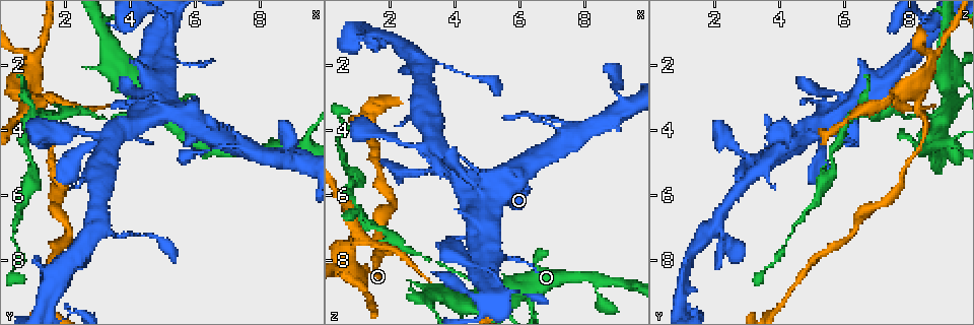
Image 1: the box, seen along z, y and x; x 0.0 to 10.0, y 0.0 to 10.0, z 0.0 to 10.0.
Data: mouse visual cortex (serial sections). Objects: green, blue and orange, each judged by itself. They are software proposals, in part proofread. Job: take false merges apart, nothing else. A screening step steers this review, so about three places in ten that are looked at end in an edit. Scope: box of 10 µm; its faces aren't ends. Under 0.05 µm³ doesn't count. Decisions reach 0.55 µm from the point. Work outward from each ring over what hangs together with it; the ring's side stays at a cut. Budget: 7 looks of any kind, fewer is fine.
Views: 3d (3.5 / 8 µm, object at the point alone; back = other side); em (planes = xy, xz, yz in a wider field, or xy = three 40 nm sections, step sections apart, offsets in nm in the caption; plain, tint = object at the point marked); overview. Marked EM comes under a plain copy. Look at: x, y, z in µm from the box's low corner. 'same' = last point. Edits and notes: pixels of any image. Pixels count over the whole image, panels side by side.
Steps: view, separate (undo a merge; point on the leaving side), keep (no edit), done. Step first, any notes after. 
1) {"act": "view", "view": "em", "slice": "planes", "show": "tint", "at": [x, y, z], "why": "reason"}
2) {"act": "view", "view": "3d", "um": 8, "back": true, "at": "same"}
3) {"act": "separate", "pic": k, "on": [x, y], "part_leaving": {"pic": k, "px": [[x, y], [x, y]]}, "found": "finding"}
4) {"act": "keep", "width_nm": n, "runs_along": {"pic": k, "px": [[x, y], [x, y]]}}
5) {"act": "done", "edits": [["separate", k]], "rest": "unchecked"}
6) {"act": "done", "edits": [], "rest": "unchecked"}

{"act": "view", "view": "3d", "um": 3.5, "at": [7.60, 4.50, 3.95], "why": "small branch off a trunk"}

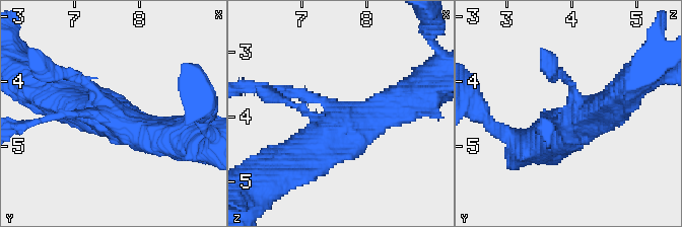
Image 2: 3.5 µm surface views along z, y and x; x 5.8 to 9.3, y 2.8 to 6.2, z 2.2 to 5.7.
{"act": "view", "view": "em", "slice": "xy", "step": 3, "show": "tint", "at": [7.55, 4.55, 3.95]}

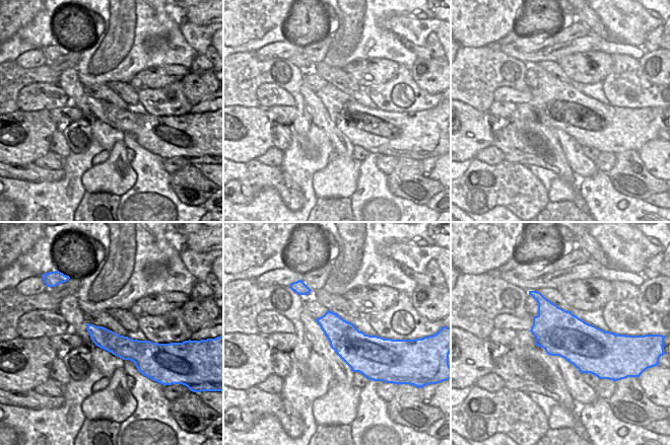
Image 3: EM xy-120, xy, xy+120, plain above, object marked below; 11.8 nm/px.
{"act": "keep", "found": "continuous, no second cell"}

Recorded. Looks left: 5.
{"act": "view", "view": "3d", "um": 3.5, "at": [1.10, 3.05, 7.40], "why": "thin arm on a thick one"}

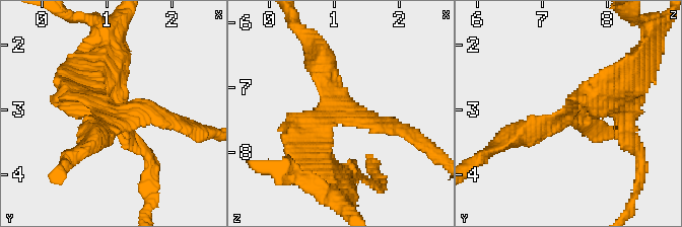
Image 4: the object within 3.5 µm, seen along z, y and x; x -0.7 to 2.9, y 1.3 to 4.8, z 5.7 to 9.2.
{"act": "view", "view": "em", "slice": "xy", "step": 2, "show": "tint", "at": [1.05, 2.95, 7.45], "arms": 3, "arm_widths_nm": [100, 300, 350], "why": "now the EM"}

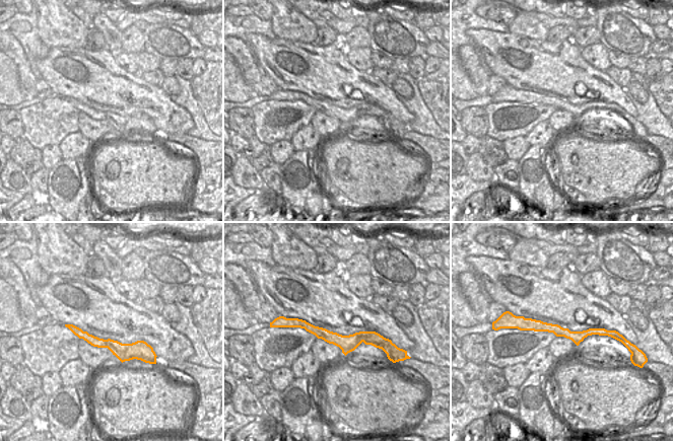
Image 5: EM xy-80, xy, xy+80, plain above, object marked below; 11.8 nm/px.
{"act": "separate", "pic": 4, "on": [322, 91], "part_leaving": {"pic": 4, "px": [[330, 122], [345, 106], [324, 57]]}, "found": "a second cell is stuck on"}

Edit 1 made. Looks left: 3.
{"act": "view", "view": "3d", "um": 3.5, "at": [3.15, 0.70, 9.20], "why": "abrupt turn"}

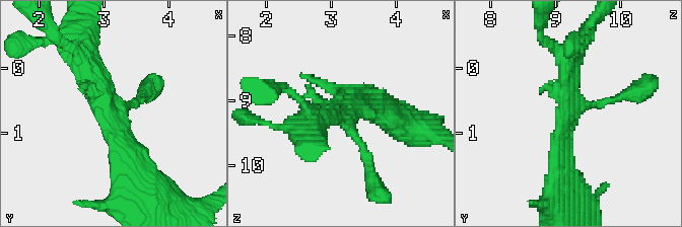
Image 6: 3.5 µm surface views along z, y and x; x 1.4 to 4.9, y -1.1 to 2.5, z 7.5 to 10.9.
{"act": "view", "view": "em", "slice": "planes", "show": "tint", "at": [3.10, 0.70, 9.20], "arms": 3, "arm_widths_nm": [150, 250, 300]}

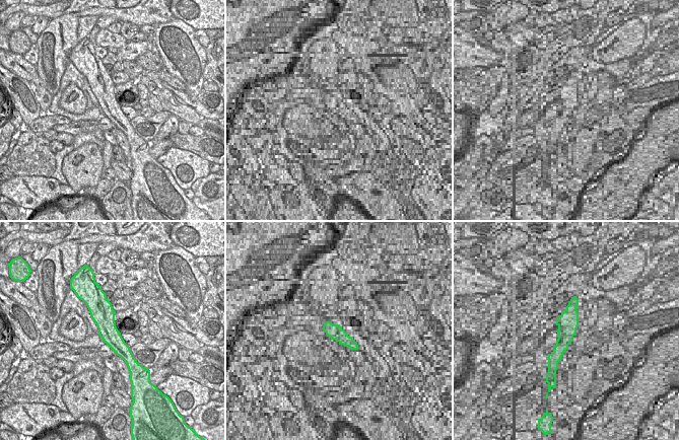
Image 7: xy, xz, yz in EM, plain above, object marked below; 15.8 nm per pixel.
{"act": "keep", "runs_along": {"pic": 6, "px": [[132, 172], [100, 88], [72, 69]]}, "found": "continuous, no second cell"}

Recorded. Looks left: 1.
{"act": "done", "edits": [["separate", 4]], "rest": "unchecked"}

